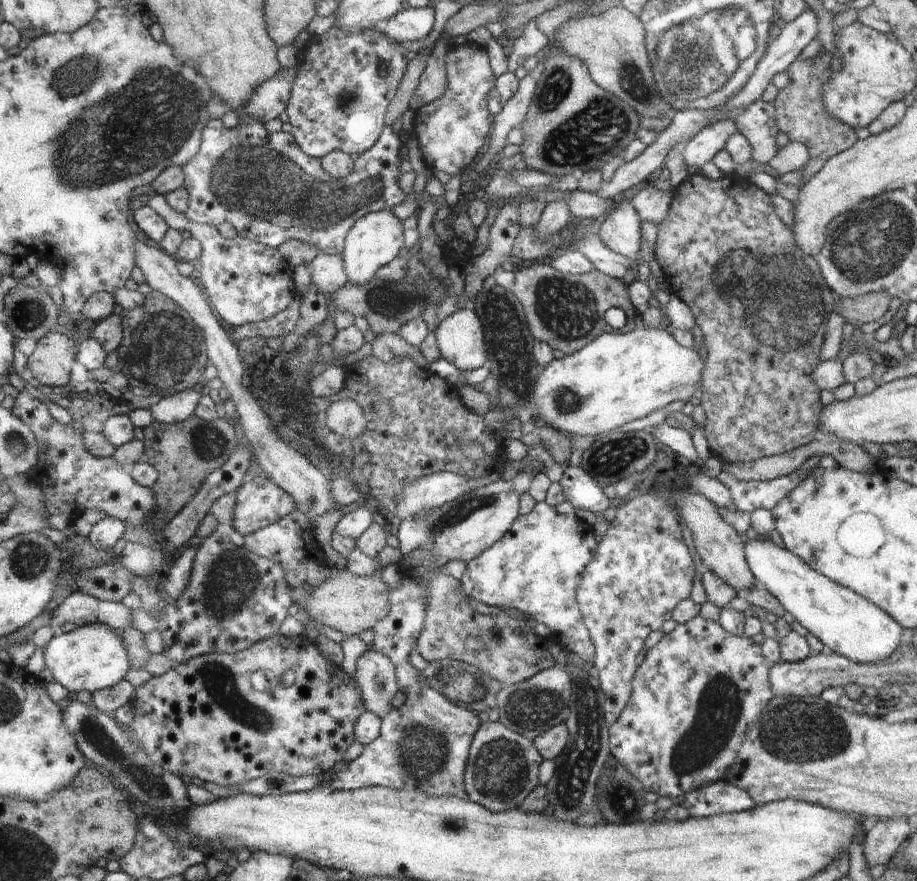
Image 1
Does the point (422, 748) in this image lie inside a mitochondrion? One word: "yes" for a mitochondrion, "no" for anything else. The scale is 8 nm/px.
yes

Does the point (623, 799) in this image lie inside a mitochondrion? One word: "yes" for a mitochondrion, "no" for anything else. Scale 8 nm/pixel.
yes

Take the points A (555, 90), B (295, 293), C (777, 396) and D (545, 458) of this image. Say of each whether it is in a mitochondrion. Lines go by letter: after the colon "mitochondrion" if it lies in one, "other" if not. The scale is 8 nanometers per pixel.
A: mitochondrion
B: other
C: other
D: other

